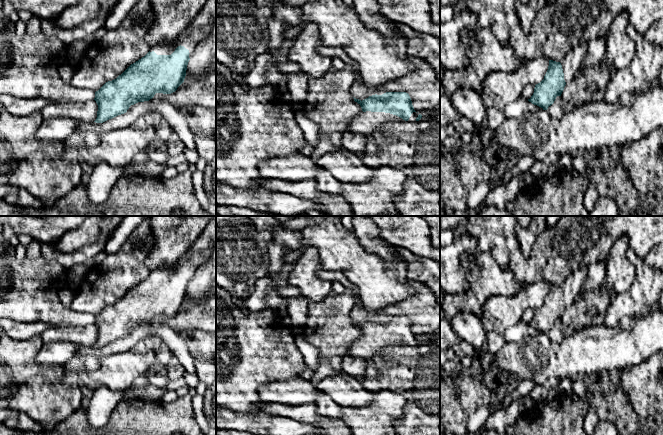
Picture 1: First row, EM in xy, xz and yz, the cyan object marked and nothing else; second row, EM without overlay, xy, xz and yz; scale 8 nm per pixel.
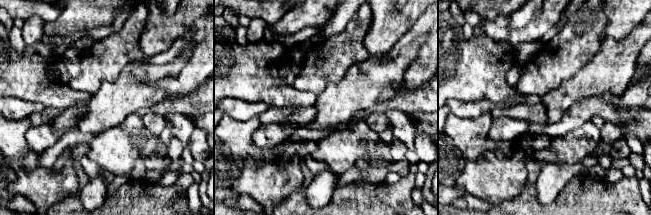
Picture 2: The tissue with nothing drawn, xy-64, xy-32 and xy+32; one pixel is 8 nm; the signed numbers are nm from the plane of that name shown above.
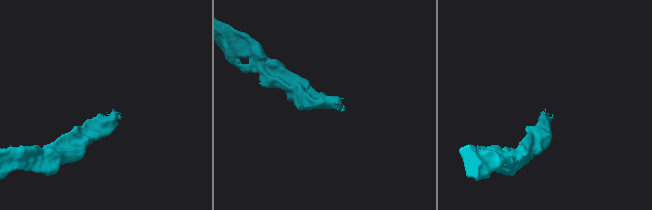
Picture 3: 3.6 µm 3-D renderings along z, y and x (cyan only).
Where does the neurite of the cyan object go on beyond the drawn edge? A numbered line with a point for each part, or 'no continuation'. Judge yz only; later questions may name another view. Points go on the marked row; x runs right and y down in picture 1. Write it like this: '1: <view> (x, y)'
1: yz (571, 64)

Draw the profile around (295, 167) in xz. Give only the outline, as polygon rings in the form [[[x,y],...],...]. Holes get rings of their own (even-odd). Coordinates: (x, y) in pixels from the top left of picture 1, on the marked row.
[[[296,153],[263,161],[258,170],[264,179],[299,181],[314,179],[322,169],[310,157]]]

